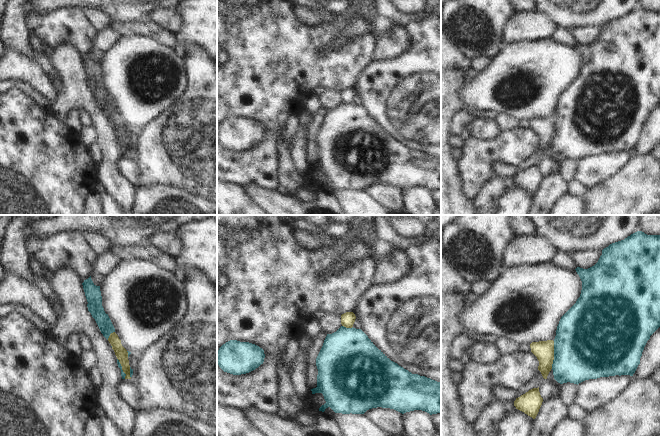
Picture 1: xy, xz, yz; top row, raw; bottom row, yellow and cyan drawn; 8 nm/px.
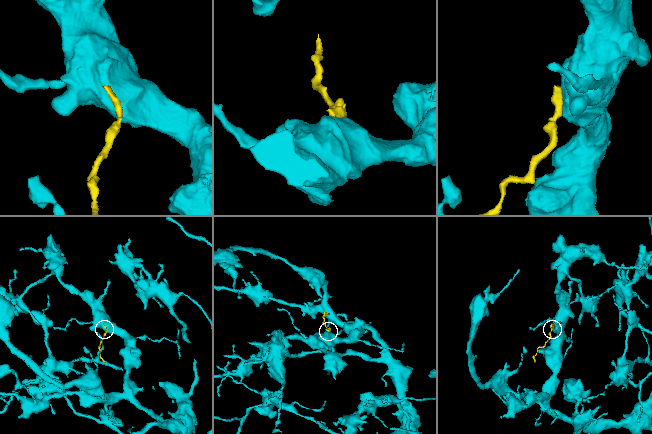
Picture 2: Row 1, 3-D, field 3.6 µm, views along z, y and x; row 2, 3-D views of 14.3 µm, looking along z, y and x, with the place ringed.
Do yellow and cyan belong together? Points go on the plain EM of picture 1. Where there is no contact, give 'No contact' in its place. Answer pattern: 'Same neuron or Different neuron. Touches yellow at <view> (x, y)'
Different neuron. Touches yellow at yz (553, 131).

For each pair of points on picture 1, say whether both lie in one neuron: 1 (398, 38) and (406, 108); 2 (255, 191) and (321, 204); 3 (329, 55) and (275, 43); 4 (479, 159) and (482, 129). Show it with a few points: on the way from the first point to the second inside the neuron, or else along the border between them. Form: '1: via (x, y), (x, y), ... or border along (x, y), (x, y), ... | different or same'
1: border along (407, 31), (408, 47), (404, 51), (377, 59) | different
2: via (271, 201), (275, 204), (305, 204) | same
3: via (316, 55), (288, 55) | same
4: border along (500, 130), (491, 138), (475, 138), (471, 136) | different

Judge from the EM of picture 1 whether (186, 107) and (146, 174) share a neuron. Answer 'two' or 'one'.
one

